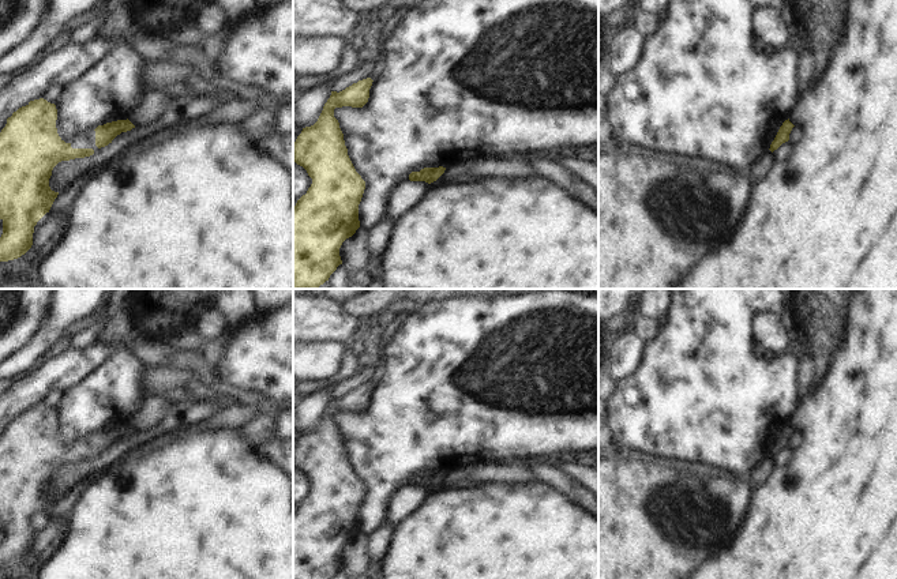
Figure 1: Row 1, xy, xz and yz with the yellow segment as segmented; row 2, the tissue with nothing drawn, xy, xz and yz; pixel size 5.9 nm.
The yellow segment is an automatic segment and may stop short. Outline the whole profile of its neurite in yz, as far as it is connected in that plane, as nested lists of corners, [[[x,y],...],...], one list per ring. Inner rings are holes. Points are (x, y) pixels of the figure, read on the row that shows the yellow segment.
[[[785,120],[782,123],[782,125],[780,127],[774,140],[772,142],[770,144],[770,151],[773,153],[774,150],[777,150],[782,143],[788,142],[789,140],[789,134],[792,131],[795,125],[788,120]]]

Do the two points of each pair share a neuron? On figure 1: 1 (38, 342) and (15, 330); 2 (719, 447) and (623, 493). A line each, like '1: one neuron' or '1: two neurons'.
1: two neurons
2: two neurons

